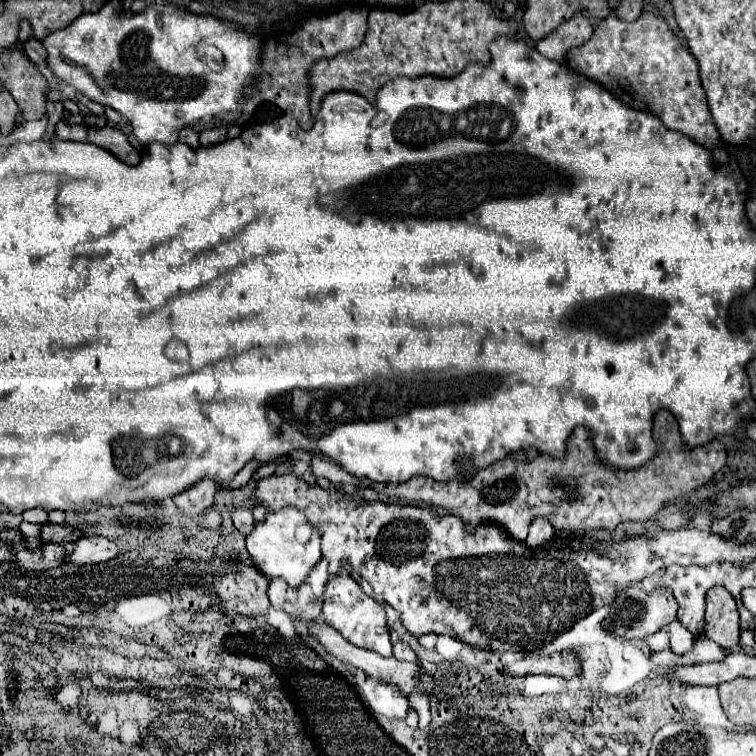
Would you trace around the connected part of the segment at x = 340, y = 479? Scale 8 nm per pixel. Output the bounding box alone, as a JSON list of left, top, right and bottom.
[310,459,362,485]

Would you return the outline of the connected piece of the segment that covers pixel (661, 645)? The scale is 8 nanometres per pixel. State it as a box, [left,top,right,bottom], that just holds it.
[646,629,670,651]

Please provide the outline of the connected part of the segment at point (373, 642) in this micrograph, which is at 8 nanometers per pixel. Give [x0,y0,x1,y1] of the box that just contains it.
[324,573,392,657]

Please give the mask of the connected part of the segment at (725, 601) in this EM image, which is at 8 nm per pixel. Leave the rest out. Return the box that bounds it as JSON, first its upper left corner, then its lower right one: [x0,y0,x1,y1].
[704,587,740,649]

